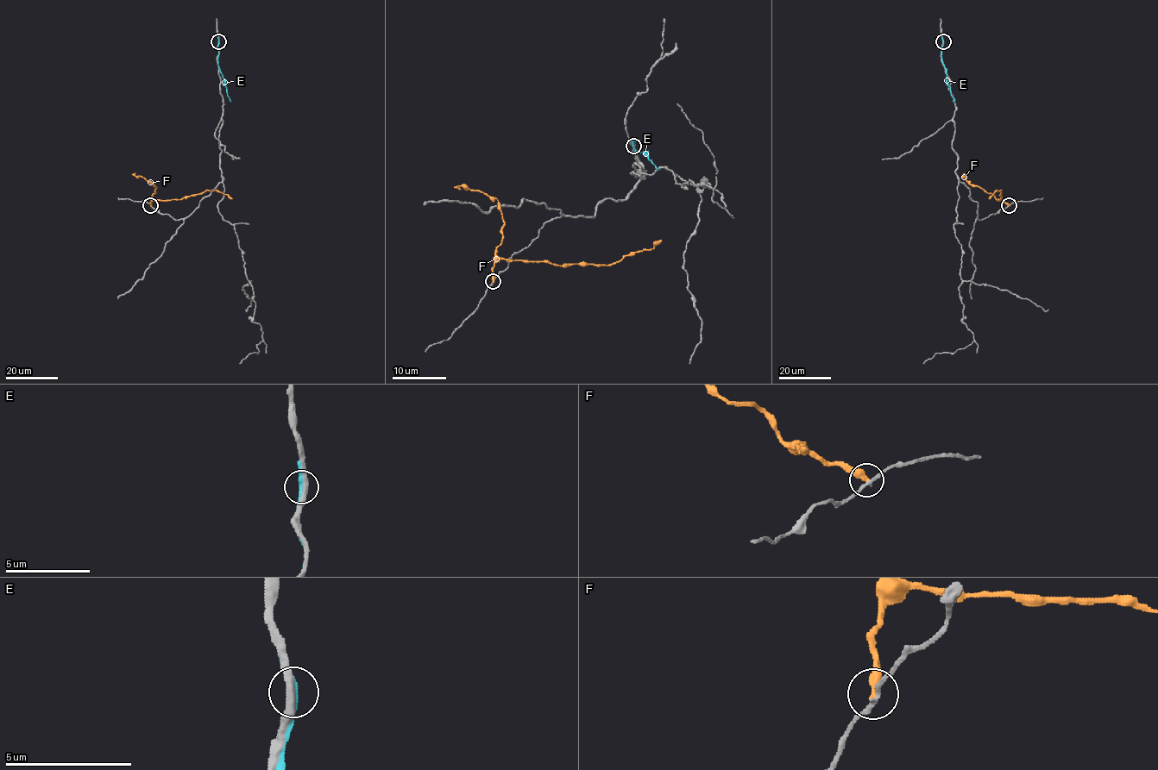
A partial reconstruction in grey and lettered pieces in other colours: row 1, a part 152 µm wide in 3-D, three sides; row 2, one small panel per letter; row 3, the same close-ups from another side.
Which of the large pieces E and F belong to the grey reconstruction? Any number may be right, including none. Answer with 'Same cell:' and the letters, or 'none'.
Same cell: none

